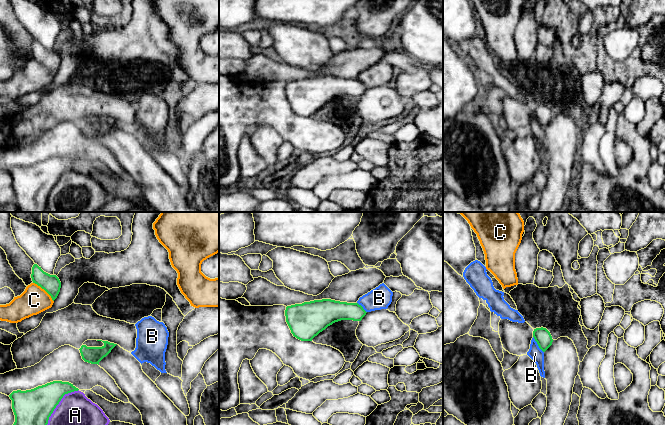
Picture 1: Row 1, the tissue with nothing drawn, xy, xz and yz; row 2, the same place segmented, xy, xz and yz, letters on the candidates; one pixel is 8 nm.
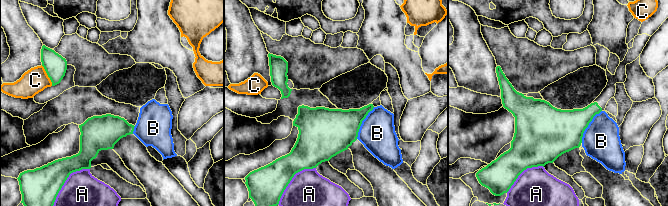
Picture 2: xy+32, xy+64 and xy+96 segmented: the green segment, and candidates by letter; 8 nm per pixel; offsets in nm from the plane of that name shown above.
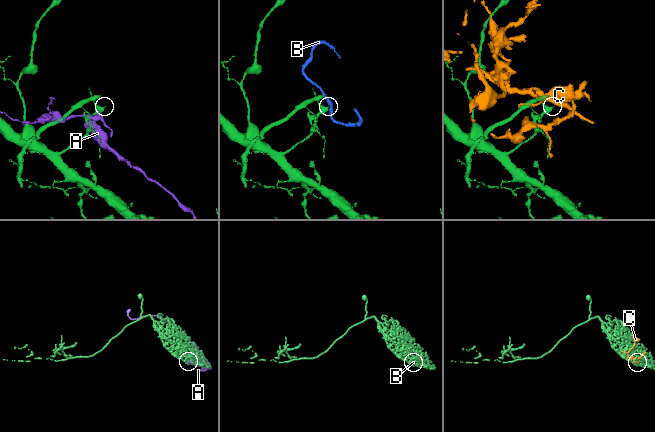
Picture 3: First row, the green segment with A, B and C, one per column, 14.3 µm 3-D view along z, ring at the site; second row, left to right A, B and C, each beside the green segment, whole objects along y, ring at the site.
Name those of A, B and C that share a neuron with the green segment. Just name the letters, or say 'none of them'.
none of them

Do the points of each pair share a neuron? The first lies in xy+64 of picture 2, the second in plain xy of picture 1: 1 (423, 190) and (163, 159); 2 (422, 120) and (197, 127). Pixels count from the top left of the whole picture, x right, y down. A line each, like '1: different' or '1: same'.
1: same
2: different

